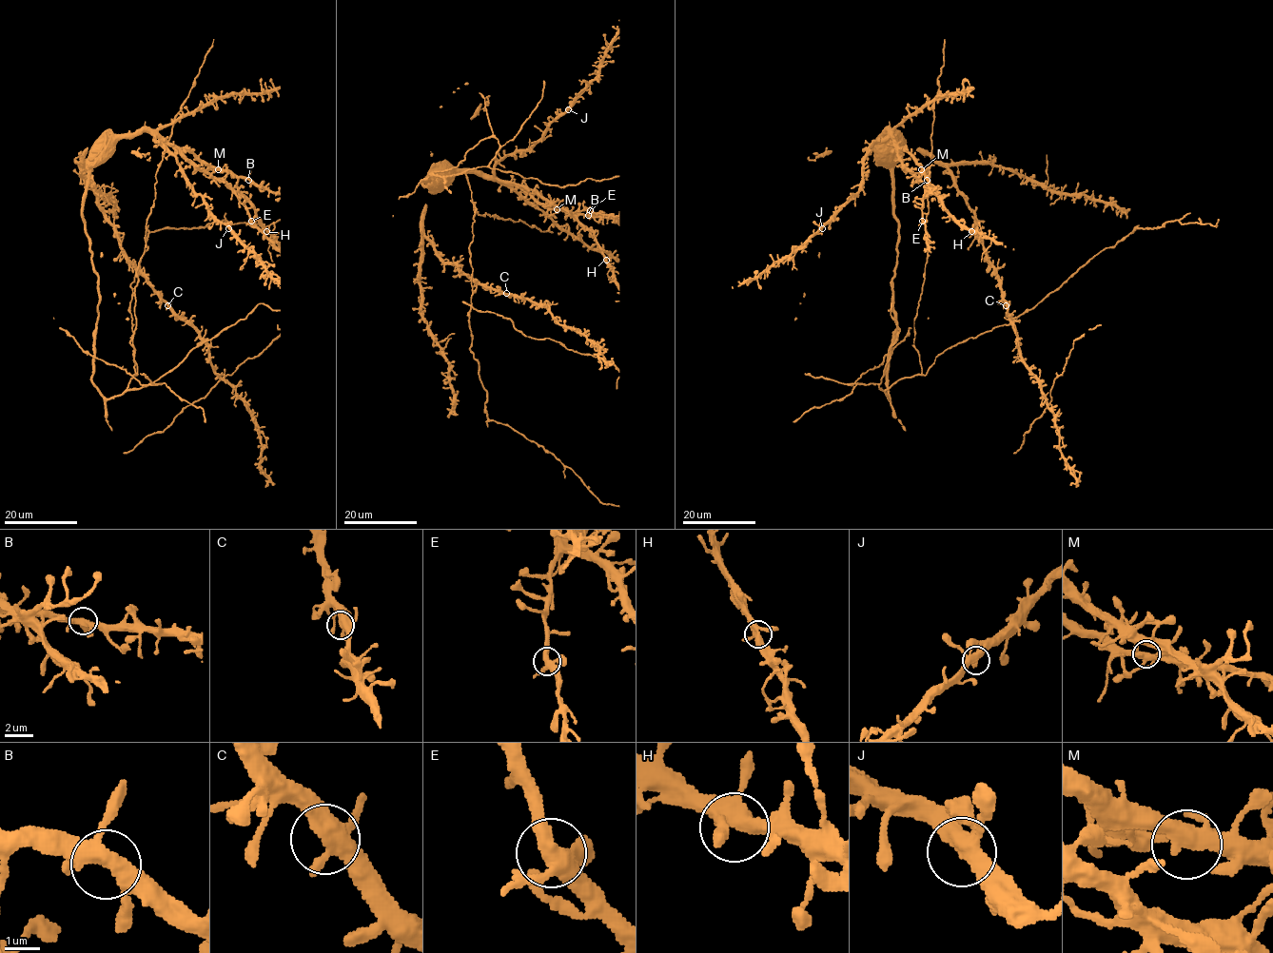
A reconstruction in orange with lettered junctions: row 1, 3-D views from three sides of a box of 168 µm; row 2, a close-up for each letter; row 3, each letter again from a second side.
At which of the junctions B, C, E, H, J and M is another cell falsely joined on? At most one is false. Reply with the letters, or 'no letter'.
no letter

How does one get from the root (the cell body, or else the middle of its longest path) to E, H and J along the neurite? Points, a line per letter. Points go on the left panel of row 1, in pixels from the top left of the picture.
E: (99, 281), (82, 215), (83, 194), (89, 170), (121, 138), (143, 132), (162, 136), (220, 179), (251, 221)
H: (99, 281), (82, 215), (83, 194), (89, 170), (121, 138), (143, 132), (162, 136), (240, 193), (266, 231)
J: (99, 281), (83, 194), (89, 170), (121, 138), (150, 132), (228, 228)

